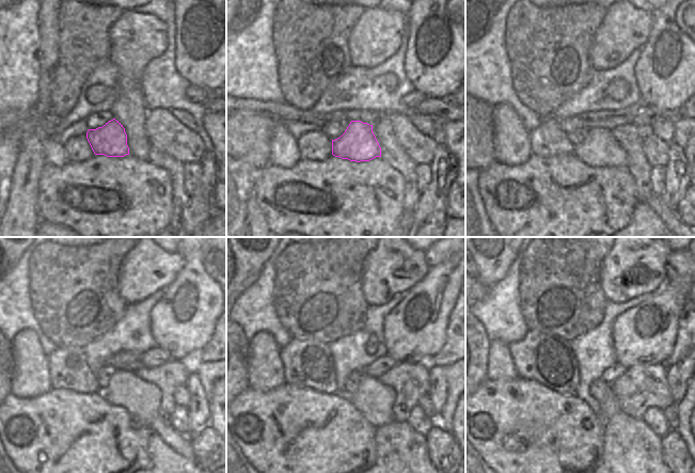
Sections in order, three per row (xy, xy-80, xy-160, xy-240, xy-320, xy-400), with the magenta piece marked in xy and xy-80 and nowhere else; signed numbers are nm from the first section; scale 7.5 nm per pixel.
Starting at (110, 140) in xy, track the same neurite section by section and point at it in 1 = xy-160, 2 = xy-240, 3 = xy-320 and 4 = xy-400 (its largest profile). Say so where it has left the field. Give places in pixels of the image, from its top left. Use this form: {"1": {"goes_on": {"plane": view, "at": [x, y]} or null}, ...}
{"1": {"goes_on": {"plane": "xy-160", "at": [600, 148]}}, "2": {"goes_on": {"plane": "xy-240", "at": [141, 398]}}, "3": {"goes_on": {"plane": "xy-320", "at": [374, 399]}}, "4": {"goes_on": {"plane": "xy-400", "at": [610, 407]}}}

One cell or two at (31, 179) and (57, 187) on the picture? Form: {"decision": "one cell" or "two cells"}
{"decision": "two cells"}

